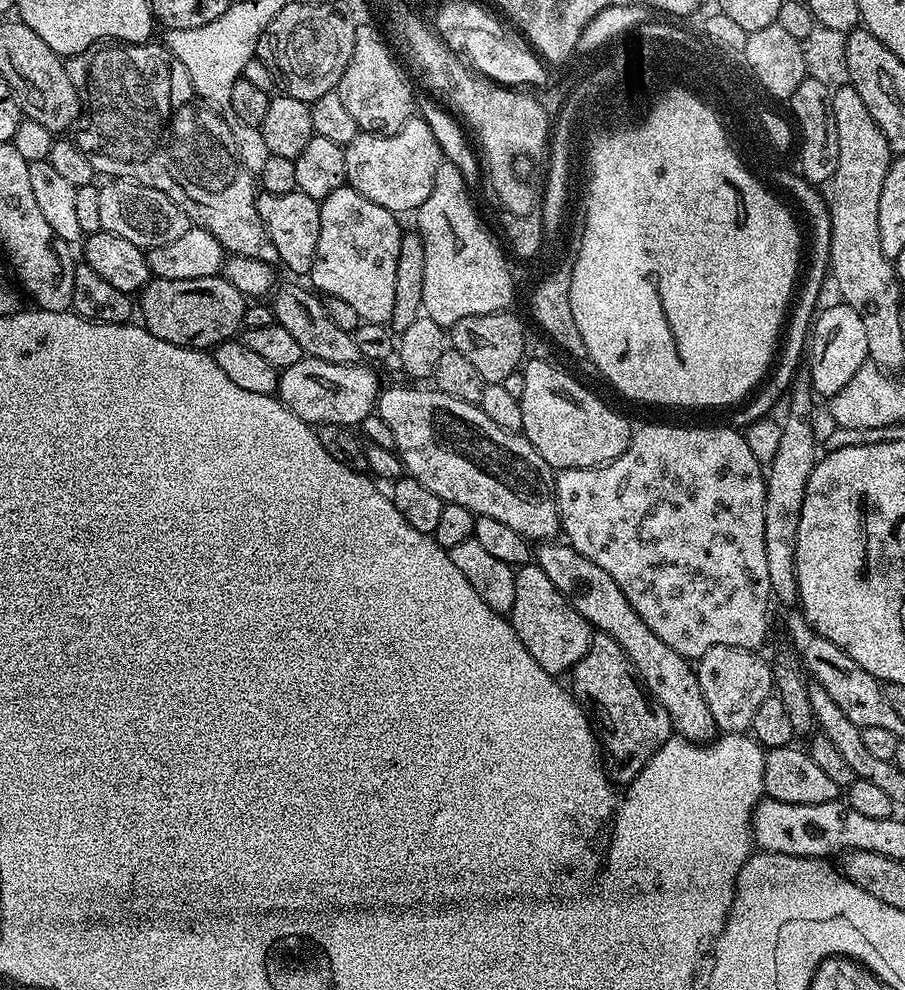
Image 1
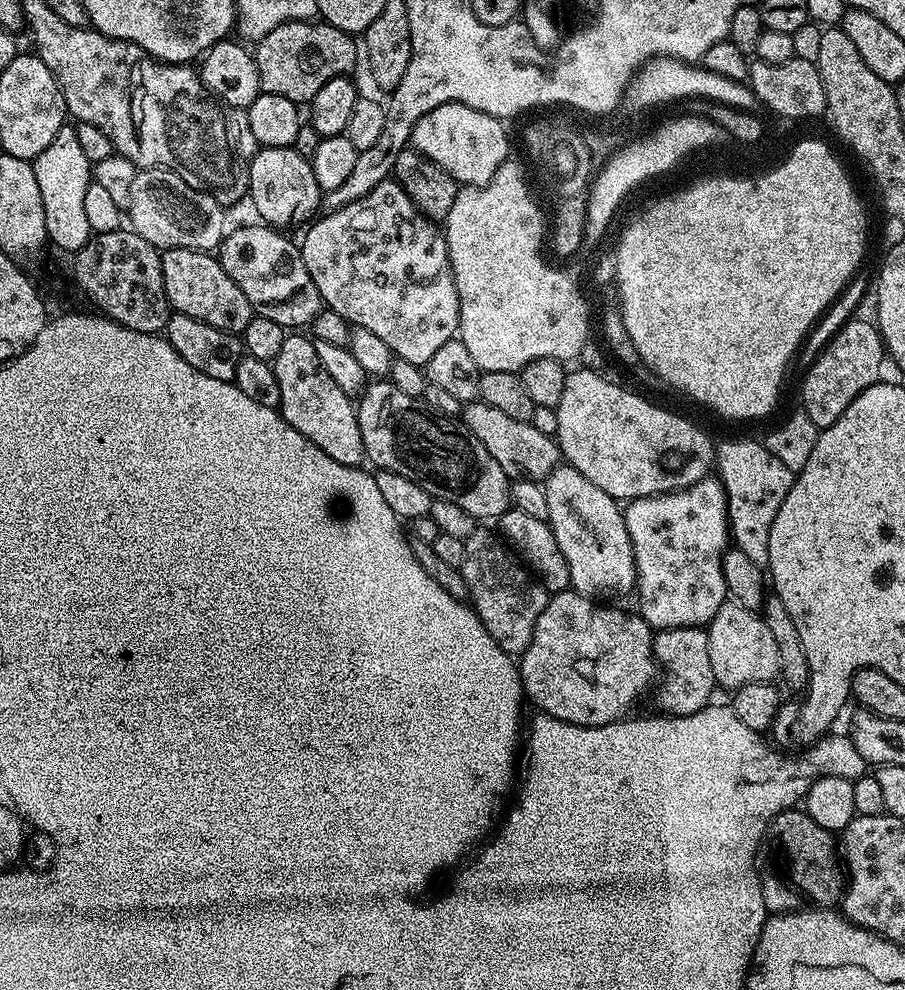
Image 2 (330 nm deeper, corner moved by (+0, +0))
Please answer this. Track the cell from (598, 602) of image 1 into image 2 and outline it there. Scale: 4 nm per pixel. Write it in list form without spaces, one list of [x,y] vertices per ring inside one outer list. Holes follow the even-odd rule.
[[[376,378],[365,383],[364,391],[358,396],[356,417],[358,430],[362,430],[362,446],[369,465],[372,463],[376,464],[377,469],[394,470],[394,474],[402,474],[402,478],[418,482],[418,486],[429,497],[458,502],[458,506],[462,506],[462,510],[466,510],[466,514],[470,514],[478,522],[495,521],[503,512],[508,511],[512,504],[510,479],[486,447],[482,446],[482,442],[459,419],[433,411],[423,399],[402,394],[388,378]]]

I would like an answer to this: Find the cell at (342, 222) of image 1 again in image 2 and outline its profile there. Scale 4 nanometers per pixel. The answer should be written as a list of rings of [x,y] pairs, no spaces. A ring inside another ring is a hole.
[[[389,178],[378,182],[370,194],[342,206],[336,212],[324,214],[317,224],[309,223],[307,225],[308,233],[305,234],[304,240],[300,244],[300,253],[306,262],[306,270],[310,270],[310,278],[314,278],[314,286],[318,286],[318,294],[321,301],[330,310],[342,314],[342,318],[347,320],[353,329],[361,328],[370,330],[375,337],[382,338],[386,346],[392,352],[395,359],[405,359],[406,362],[427,366],[430,357],[435,354],[441,346],[446,346],[457,335],[460,326],[460,303],[458,302],[458,290],[454,282],[450,258],[448,257],[448,243],[444,237],[441,225],[434,220],[428,220],[416,209],[412,199],[402,190],[402,186],[394,178]]]

